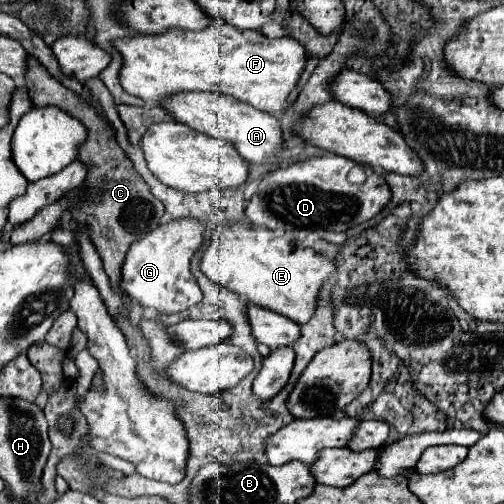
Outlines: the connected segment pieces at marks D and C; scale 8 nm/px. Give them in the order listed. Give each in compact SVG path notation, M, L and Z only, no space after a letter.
M316 156L306 162L292 162L286 168L278 168L260 182L258 192L250 198L250 204L246 206L246 216L252 224L278 230L278 232L296 232L304 228L312 228L312 230L326 228L326 230L340 232L340 230L348 230L348 226L358 226L362 222L368 222L388 206L392 198L392 190L388 182L370 168L364 168L366 180L362 184L350 182L348 174L352 168L356 168L356 162L342 156Z
M30 58L28 64L30 64L30 68L26 74L26 86L28 86L30 98L34 102L34 108L48 106L48 104L58 106L64 112L76 116L88 128L88 140L80 146L78 160L88 164L86 184L92 188L96 186L96 192L92 190L92 194L88 194L88 198L84 202L72 206L70 212L72 212L72 220L76 220L78 224L86 222L90 226L90 238L98 248L106 274L110 276L112 290L120 292L120 264L124 262L128 248L160 224L164 206L160 200L156 200L152 196L148 184L140 176L136 176L132 162L128 160L124 150L112 138L110 126L86 102L82 102L74 92L70 92L58 80L54 80L34 58Z

